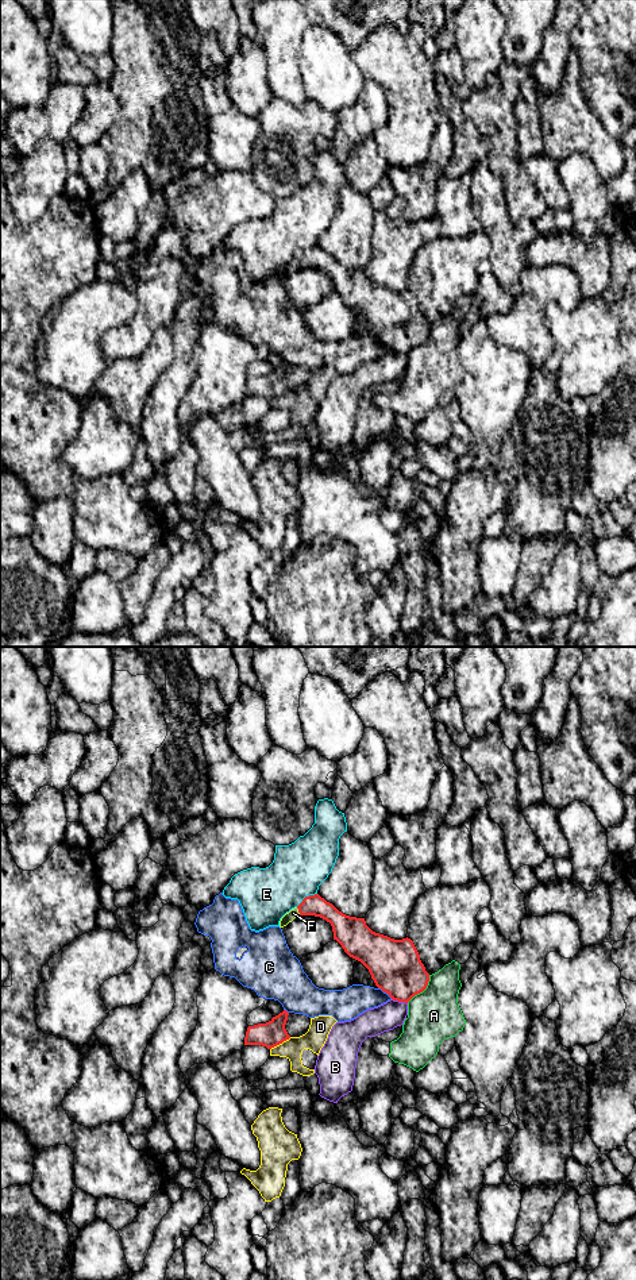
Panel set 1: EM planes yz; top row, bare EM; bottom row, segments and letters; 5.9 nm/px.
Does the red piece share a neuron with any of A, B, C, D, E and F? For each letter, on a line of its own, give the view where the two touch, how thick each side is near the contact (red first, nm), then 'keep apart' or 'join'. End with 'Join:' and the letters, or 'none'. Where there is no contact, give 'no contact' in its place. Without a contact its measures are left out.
A: contact in yz; calibres 300 and 320 nm; keep apart
B: contact in yz; calibres 300 and 160 nm; keep apart
C: contact in yz; calibres 300 and 190 nm; keep apart
D: contact in yz; calibres 150 and 130 nm; keep apart
E: contact in yz; calibres 130 and 320 nm; keep apart
F: contact in yz; calibres 130 and 60 nm; join
Join: F

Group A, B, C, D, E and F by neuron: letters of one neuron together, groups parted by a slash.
A / B / C / D / E / F

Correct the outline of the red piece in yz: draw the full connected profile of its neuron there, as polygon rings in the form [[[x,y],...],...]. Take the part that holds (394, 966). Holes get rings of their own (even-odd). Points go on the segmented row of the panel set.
[[[319,894],[305,897],[297,907],[286,913],[280,928],[298,915],[315,915],[329,922],[334,940],[350,957],[369,969],[375,986],[393,1001],[408,1003],[427,988],[429,974],[410,938],[394,940],[375,933],[365,918],[343,914]]]

